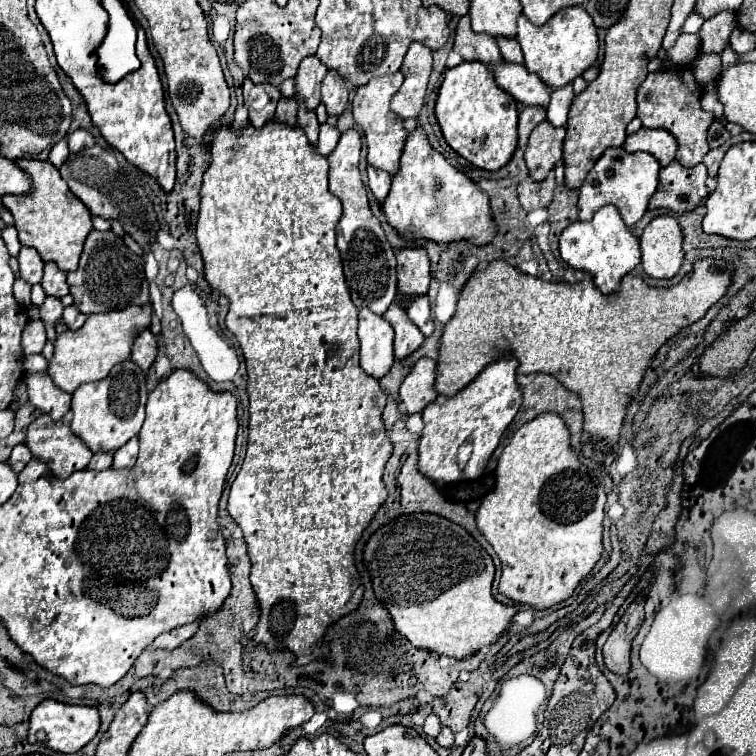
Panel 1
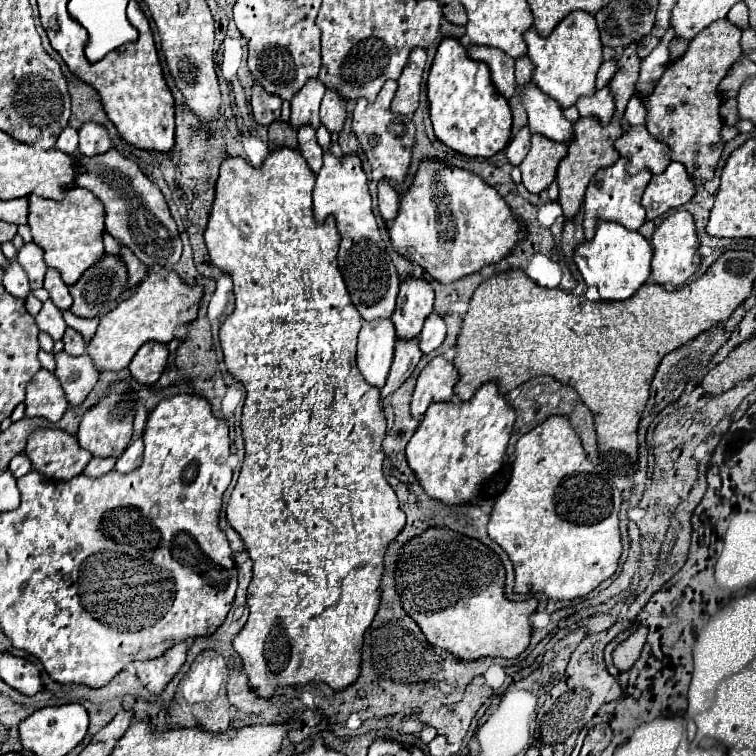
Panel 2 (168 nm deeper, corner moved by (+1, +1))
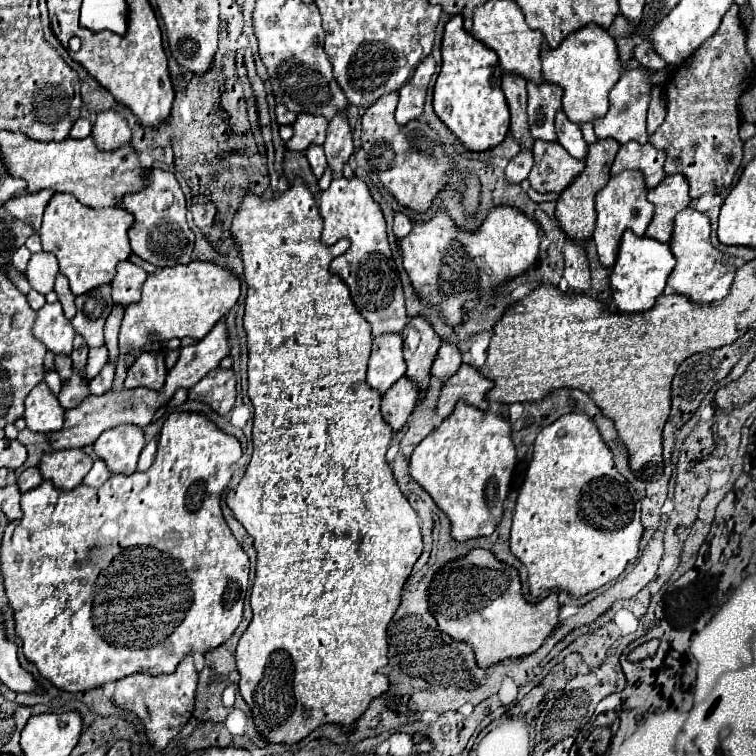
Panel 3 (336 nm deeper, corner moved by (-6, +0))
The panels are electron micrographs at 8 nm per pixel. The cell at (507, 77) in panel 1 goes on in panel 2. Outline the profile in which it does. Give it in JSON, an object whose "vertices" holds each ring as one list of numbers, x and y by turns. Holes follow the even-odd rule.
{"vertices":[[532,82,526,86,518,86,516,94,518,94,522,106,526,108,528,126,536,134,542,134,542,136,556,140,556,142,570,142,572,124,568,120,564,120,562,108,558,106,556,100,546,96]]}

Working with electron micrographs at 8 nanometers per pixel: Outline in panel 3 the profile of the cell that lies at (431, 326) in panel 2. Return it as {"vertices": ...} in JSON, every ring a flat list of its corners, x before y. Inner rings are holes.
{"vertices":[[443,343,441,353,437,353,437,361,433,361,433,375,445,383,449,377,453,377,457,373,459,367,461,367,459,349,455,345]]}

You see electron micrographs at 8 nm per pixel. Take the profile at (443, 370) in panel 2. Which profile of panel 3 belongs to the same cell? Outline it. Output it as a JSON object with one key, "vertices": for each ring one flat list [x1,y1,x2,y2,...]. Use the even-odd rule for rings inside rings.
{"vertices":[[461,365,459,373,453,375,441,389,437,415,441,419,449,417,457,405,457,401,467,401,469,405,475,405,477,409,487,411,487,393,493,389,493,381,483,377,479,369,471,365]]}

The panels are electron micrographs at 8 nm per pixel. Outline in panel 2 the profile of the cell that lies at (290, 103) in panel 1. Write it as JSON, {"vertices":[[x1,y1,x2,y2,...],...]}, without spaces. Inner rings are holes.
{"vertices":[[284,120,272,122,272,124,268,126,268,148,274,150,274,148,280,148,280,146,298,148,296,128,292,128,290,122,284,122]]}

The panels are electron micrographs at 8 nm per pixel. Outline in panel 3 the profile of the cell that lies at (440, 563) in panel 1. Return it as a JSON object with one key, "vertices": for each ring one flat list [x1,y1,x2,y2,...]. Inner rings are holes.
{"vertices":[[473,549,473,551,469,551,467,557,449,563,435,577,435,581,431,585,431,609,433,609,433,615,437,617,439,629,443,633,449,633,457,641,471,643,475,649,475,657,477,657,479,667,487,669,499,661,505,661,511,657,525,657,525,655,535,653,543,645,543,641,557,629,561,607,559,607,557,593,547,595,541,601,541,605,527,603,521,593,521,581,519,581,517,569,507,565,507,571,505,571,505,563,497,561,487,549]]}

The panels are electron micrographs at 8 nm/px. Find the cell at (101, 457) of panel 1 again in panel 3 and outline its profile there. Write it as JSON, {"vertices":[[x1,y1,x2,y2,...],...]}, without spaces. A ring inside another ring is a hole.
{"vertices":[[97,459,93,463,93,467,91,467,91,471,87,473,87,477,85,477,83,483,89,485,89,487,101,487,109,477,111,477,111,471,107,469,107,465,101,459]]}

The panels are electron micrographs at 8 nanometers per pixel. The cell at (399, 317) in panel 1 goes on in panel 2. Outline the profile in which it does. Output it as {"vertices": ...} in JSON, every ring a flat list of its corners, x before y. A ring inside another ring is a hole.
{"vertices":[[398,338,396,340,394,360,392,360,392,368,390,368,386,386,382,388,382,398,392,394,414,372,420,358,422,358,422,350,418,346,418,338,412,338,412,340]]}

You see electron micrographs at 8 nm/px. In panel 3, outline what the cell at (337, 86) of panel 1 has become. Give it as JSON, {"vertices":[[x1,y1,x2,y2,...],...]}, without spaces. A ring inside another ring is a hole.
{"vertices":[[337,115,329,123,323,149,325,149,325,157,327,157,327,167,333,171,333,177,341,177,343,167,353,153,351,129,349,129,345,115]]}

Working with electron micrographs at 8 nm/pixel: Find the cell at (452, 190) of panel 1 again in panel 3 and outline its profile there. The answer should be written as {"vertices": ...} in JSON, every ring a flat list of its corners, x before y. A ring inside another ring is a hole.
{"vertices":[[491,209,479,231,467,233,453,225,445,211,427,223,415,223,413,231,399,241,403,265,415,295,437,307,447,325,459,327,467,321,467,303,491,299,495,287,523,275,539,257,539,227,519,209],[439,273,443,275,439,277]]}

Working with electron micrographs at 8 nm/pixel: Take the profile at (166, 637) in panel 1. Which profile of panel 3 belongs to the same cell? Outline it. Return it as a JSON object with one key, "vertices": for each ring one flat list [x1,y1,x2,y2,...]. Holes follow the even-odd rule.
{"vertices":[[189,655,181,661,181,667,177,667,177,671,171,675,149,677,145,673,135,673,117,681,111,701,123,711,131,711,141,721,151,747,155,751,163,751,169,745,169,741,175,739,191,719,191,713,195,709,195,689,197,669,193,665,193,657]]}

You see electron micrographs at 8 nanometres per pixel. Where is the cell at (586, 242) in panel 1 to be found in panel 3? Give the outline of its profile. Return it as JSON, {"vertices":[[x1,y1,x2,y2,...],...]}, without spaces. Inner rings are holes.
{"vertices":[[627,231,621,239,621,247,617,253,617,261,611,269,611,291,613,299,617,301,619,309,625,313,643,313,649,311,657,297,663,293,669,273,675,269,675,257,667,243,661,243,657,239,649,237,635,237,631,231]]}

